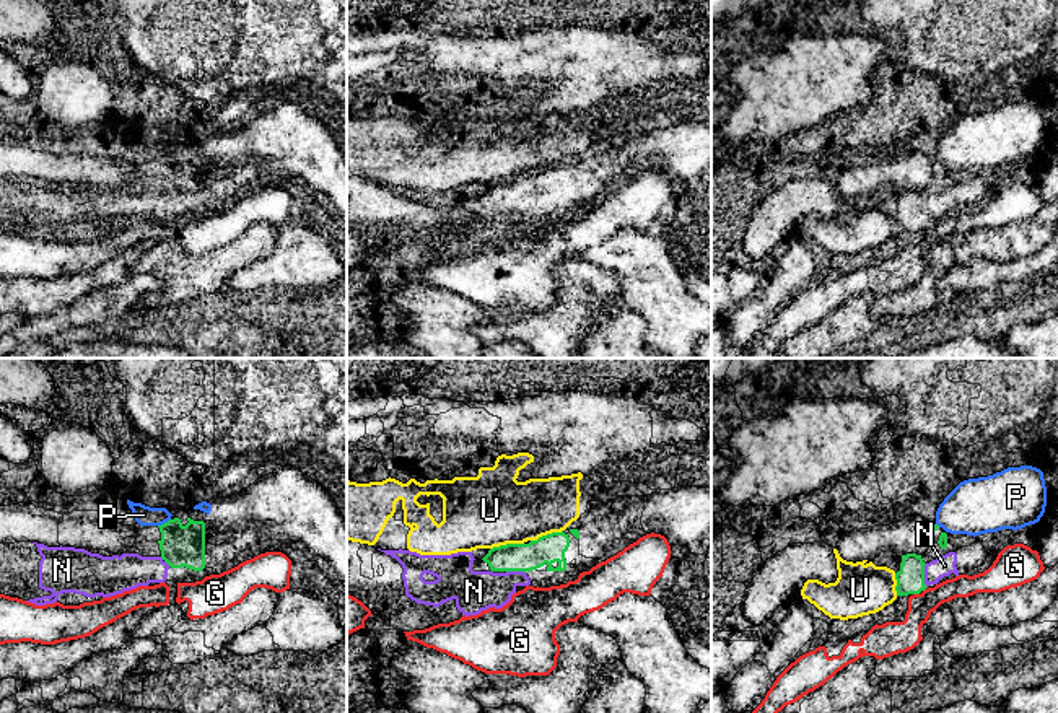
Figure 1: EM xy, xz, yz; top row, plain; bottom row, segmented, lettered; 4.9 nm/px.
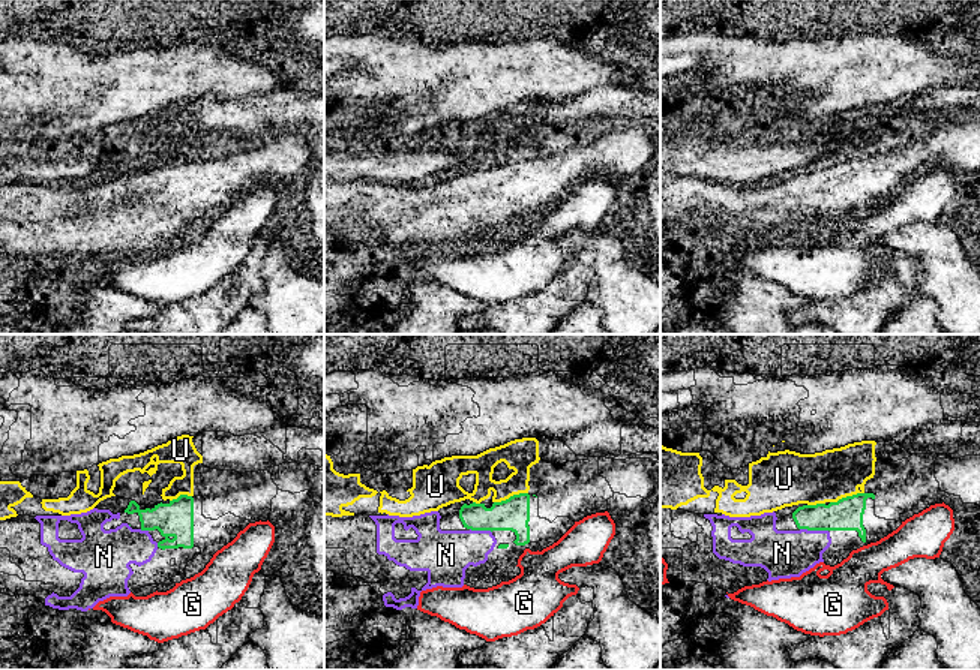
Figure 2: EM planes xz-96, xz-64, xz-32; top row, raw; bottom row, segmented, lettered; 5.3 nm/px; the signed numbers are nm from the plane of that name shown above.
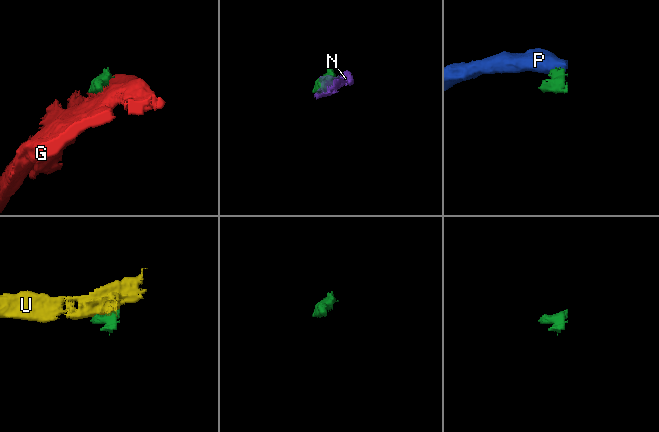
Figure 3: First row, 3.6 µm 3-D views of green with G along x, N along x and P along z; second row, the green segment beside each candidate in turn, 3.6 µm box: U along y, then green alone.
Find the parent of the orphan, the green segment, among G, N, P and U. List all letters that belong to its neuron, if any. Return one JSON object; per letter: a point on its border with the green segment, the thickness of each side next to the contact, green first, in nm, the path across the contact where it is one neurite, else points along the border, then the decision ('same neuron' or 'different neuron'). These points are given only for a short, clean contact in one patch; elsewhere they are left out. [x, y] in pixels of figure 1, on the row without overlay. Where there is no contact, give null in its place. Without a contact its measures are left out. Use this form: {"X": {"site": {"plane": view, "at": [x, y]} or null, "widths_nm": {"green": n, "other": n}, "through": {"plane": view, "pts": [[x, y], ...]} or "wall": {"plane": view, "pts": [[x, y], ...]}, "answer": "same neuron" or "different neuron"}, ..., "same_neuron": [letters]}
{"G": {"site": {"plane": "yz", "at": [917, 228]}, "widths_nm": {"green": 140, "other": 160}, "wall": {"plane": "yz", "pts": [[913, 228], [918, 230]]}, "answer": "different neuron"}, "N": {"site": {"plane": "yz", "at": [923, 210]}, "widths_nm": {"green": 140, "other": 100}, "answer": "same neuron"}, "P": {"site": {"plane": "xy", "at": [165, 158]}, "widths_nm": {"green": 200, "other": 100}, "wall": {"plane": "xy", "pts": [[170, 153], [158, 161]]}, "answer": "different neuron"}, "U": {"site": {"plane": "xz", "at": [507, 179]}, "widths_nm": {"green": 140, "other": 360}, "wall": {"plane": "xz", "pts": [[523, 178], [507, 178], [490, 184]]}, "answer": "different neuron"}, "same_neuron": ["N"]}

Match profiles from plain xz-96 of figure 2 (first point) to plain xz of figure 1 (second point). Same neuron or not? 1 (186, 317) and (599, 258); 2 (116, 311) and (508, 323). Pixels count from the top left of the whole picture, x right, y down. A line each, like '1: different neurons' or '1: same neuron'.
1: different neurons
2: different neurons

